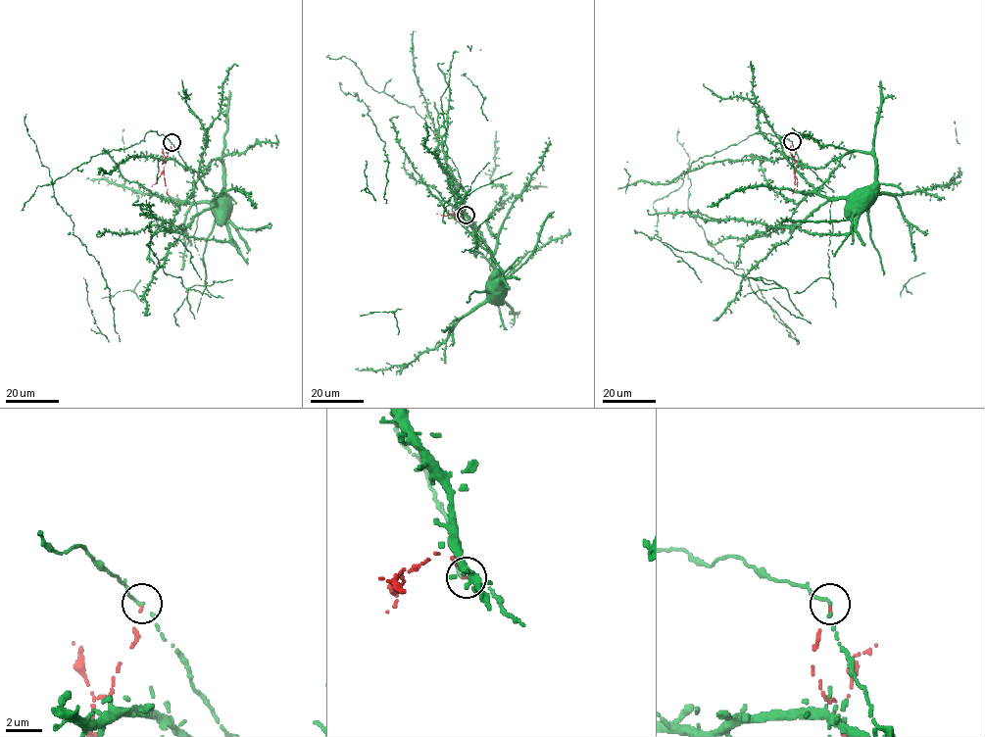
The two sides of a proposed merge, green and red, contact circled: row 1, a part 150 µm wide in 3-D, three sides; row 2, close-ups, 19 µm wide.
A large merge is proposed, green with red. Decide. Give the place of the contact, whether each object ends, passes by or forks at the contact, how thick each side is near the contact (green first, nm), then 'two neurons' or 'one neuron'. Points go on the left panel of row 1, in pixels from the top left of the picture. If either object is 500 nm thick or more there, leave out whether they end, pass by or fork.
at (172, 142); green ends there; red ends there; 200 nm thick on the green side, 110 nm on the other; two neurons

